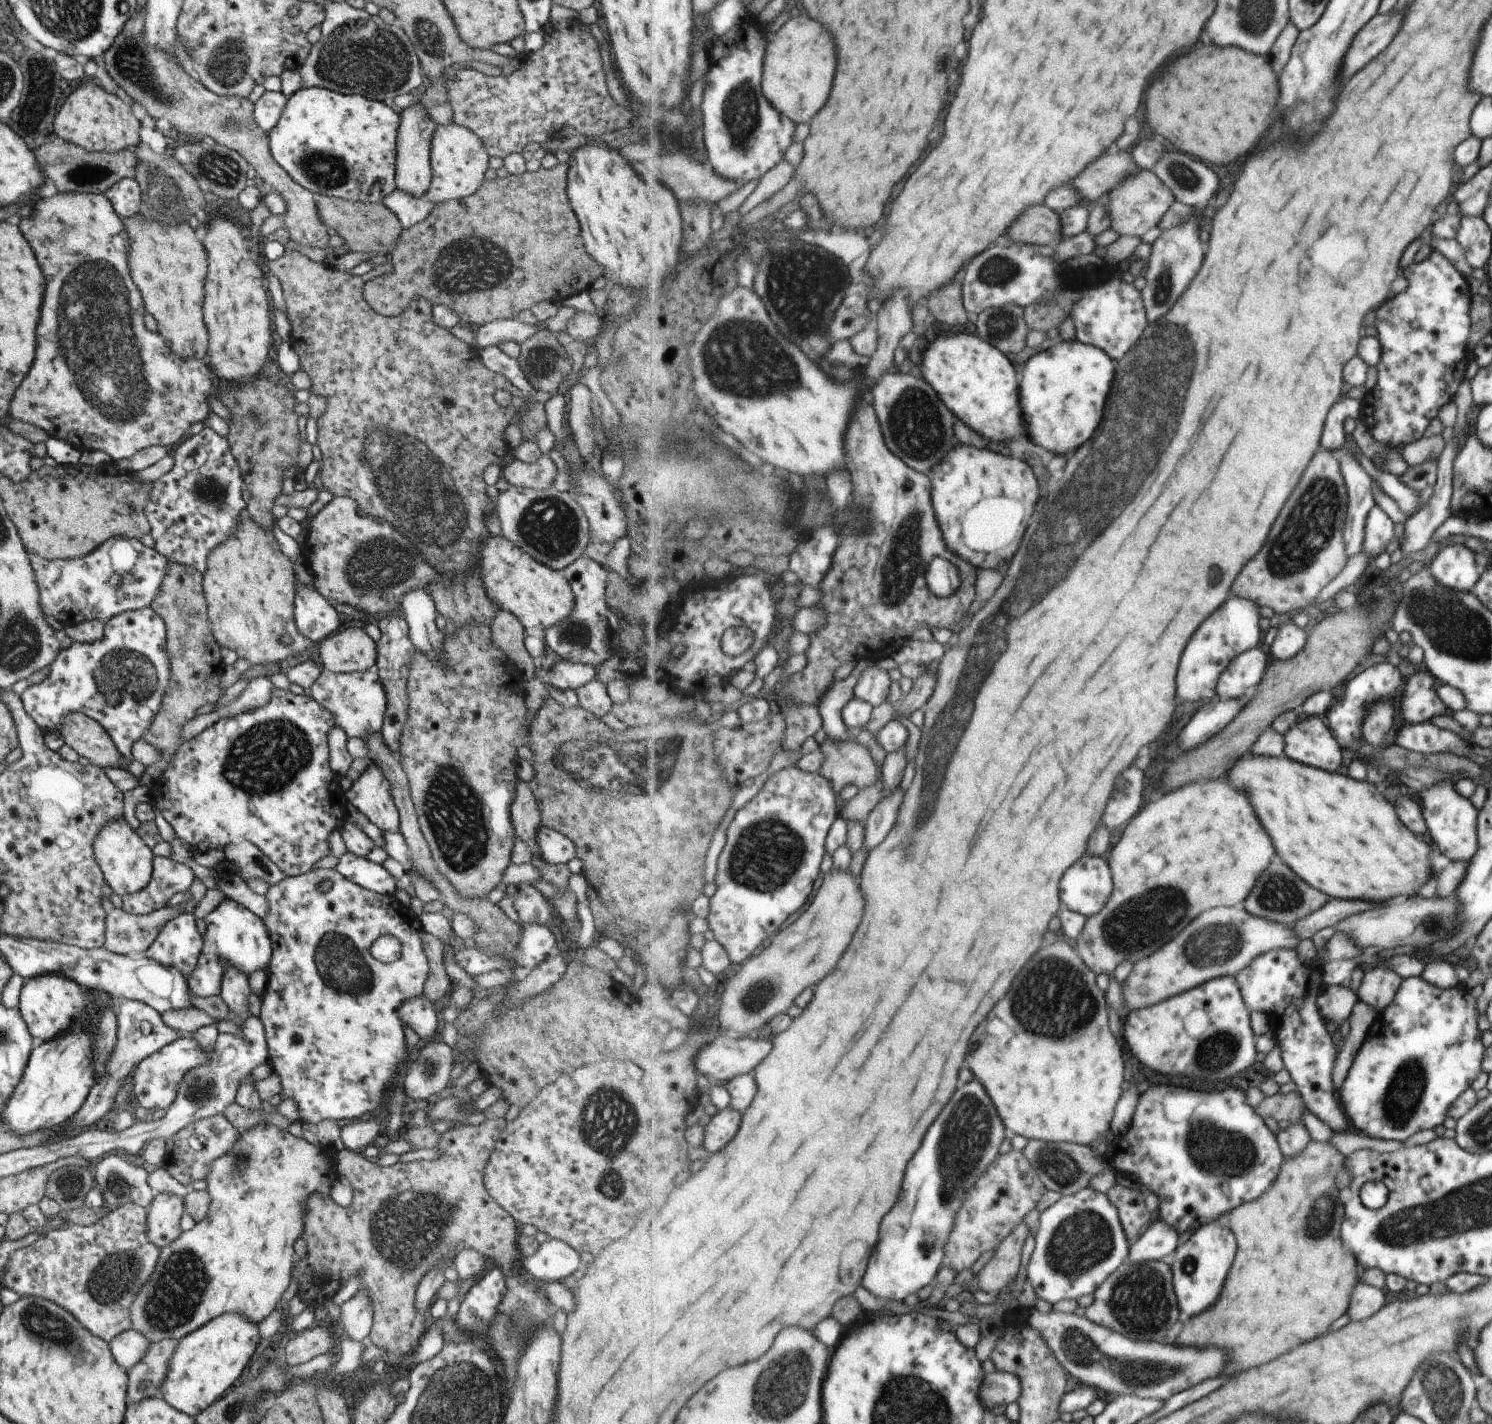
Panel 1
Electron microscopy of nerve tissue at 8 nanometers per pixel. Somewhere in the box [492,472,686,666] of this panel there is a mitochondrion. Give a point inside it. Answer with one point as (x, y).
(548, 525)

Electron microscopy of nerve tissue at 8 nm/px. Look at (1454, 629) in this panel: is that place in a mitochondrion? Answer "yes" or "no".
yes

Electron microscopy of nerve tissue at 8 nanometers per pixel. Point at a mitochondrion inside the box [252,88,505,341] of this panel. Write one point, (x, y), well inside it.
(326, 169)

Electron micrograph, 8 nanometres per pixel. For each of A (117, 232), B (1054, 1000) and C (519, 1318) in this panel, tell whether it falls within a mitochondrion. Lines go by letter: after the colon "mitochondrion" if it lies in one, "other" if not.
A: other
B: mitochondrion
C: mitochondrion

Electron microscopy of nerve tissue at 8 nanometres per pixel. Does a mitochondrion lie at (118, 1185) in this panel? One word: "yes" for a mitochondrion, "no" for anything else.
yes

